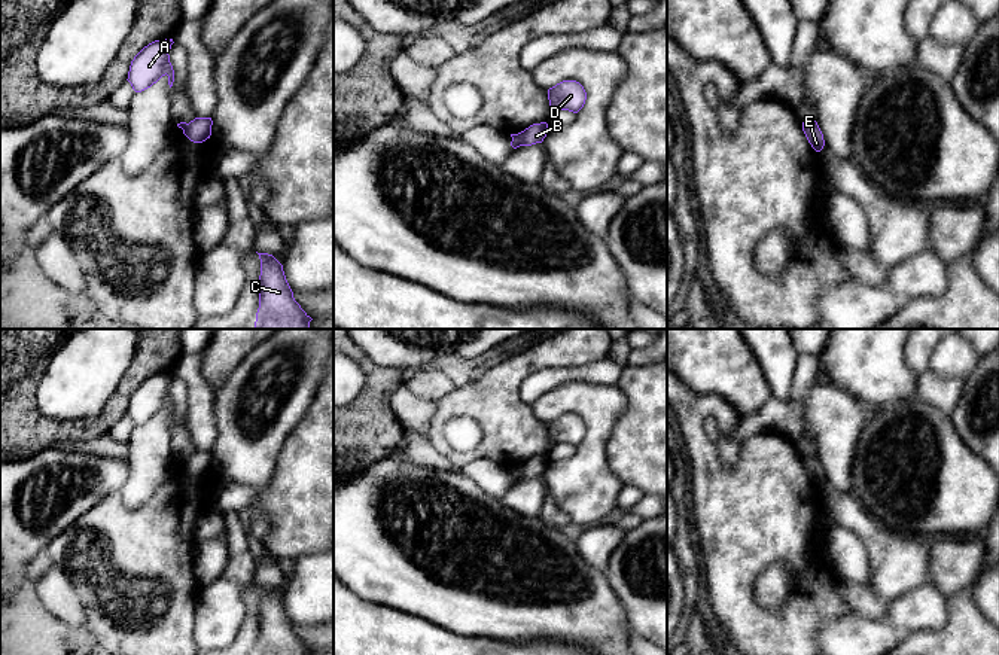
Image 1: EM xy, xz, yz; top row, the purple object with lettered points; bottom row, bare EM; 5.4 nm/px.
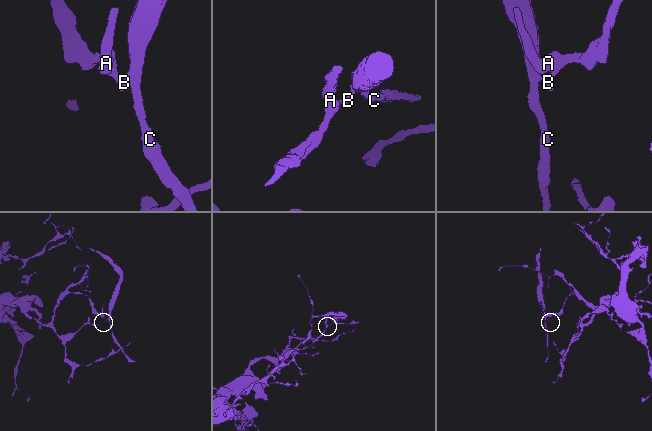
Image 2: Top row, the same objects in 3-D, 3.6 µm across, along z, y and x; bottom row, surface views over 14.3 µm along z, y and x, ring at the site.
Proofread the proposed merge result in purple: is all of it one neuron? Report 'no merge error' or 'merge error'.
merge error

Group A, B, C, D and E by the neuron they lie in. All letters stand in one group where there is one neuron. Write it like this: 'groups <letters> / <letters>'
groups A / B C D E

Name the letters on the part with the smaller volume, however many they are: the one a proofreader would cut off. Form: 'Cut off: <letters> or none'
Cut off: B, C, D, E

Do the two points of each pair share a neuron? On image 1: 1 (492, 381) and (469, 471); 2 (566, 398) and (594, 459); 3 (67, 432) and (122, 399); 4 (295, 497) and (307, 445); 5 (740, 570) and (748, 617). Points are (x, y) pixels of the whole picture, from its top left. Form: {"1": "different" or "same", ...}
{"1": "different", "2": "same", "3": "same", "4": "same", "5": "same"}

